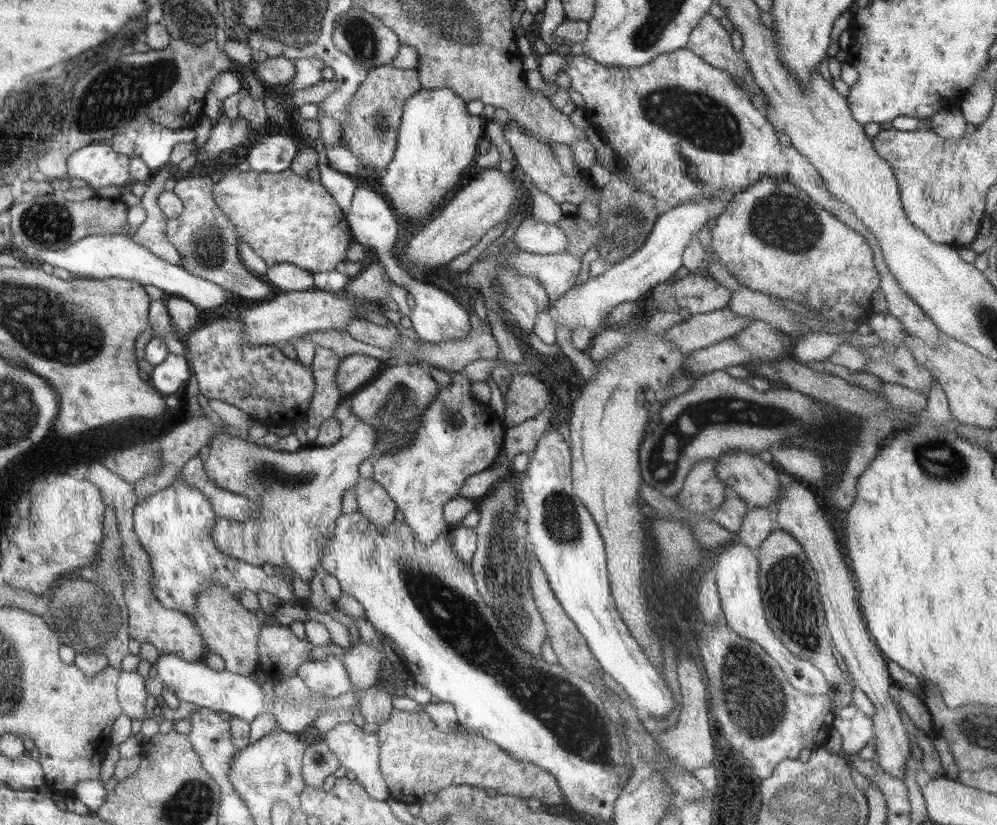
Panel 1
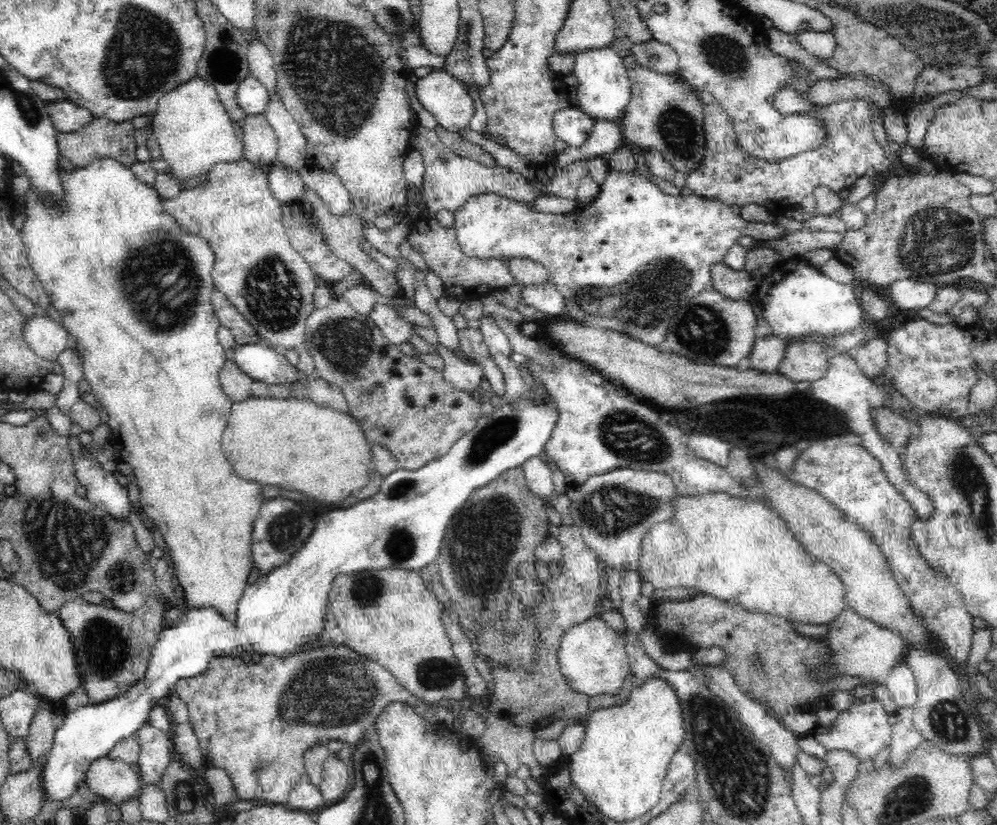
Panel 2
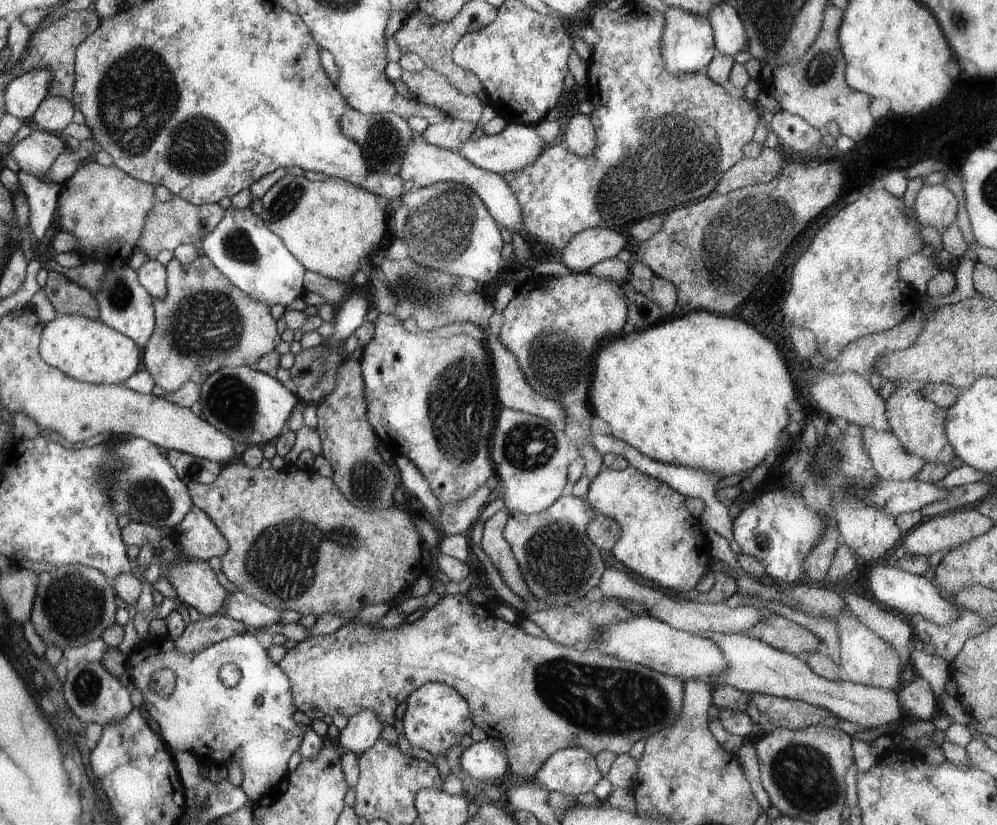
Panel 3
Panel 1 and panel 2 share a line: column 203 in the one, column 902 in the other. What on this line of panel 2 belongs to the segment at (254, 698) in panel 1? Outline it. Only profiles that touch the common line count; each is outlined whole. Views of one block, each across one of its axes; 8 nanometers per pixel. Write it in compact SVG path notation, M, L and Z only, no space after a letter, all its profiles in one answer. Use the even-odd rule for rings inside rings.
M898 664L890 676L886 676L886 688L890 690L890 696L894 704L900 708L914 708L918 696L916 696L916 680L914 672L906 664Z

